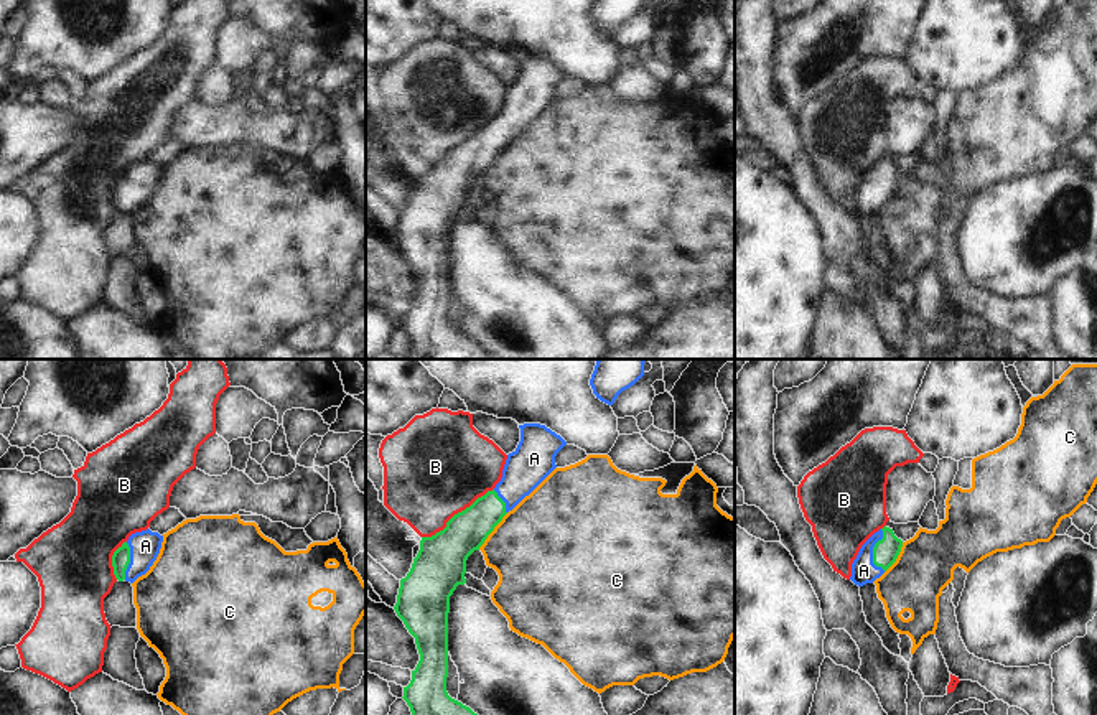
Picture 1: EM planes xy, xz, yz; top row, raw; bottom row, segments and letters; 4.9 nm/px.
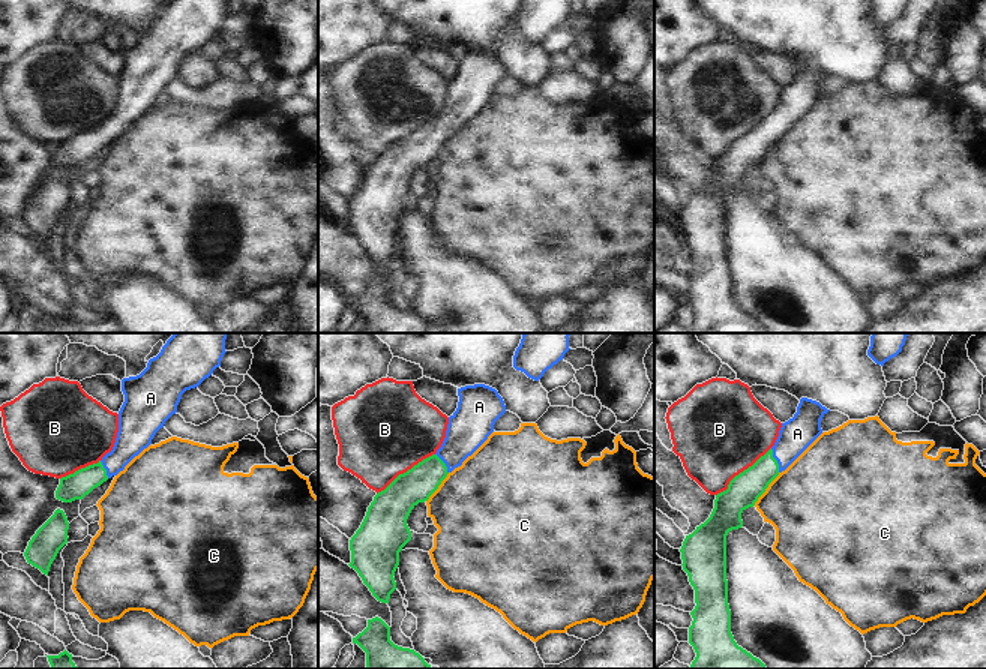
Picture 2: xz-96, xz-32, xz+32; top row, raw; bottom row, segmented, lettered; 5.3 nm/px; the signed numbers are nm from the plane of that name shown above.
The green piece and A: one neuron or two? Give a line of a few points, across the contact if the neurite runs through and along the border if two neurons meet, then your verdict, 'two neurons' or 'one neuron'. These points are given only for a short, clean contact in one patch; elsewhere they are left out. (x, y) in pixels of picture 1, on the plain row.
yz (885, 183), (873, 183), (873, 191), (863, 201) | one neuron

